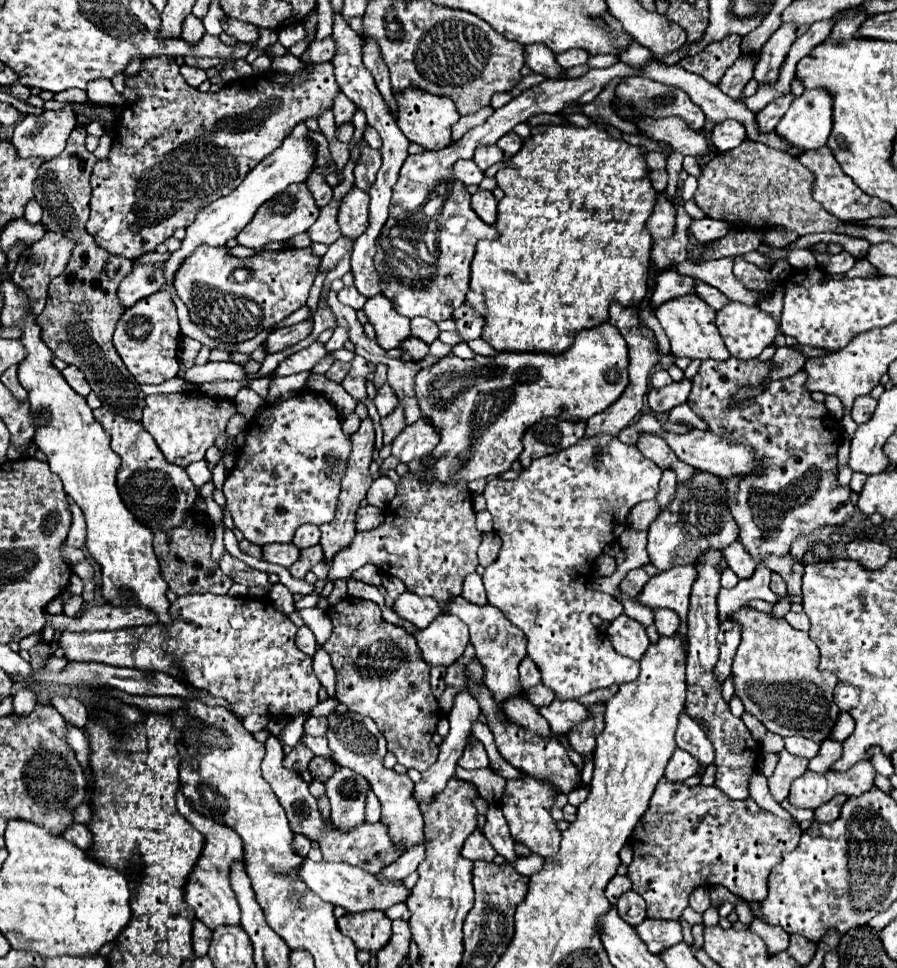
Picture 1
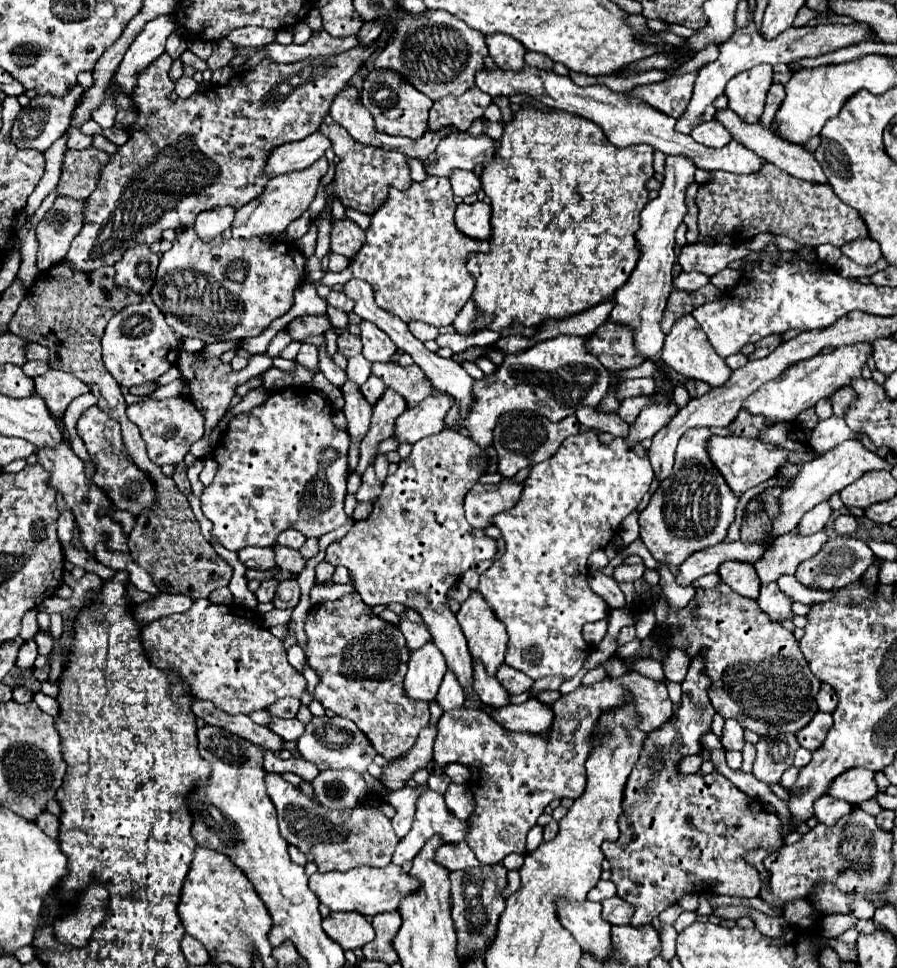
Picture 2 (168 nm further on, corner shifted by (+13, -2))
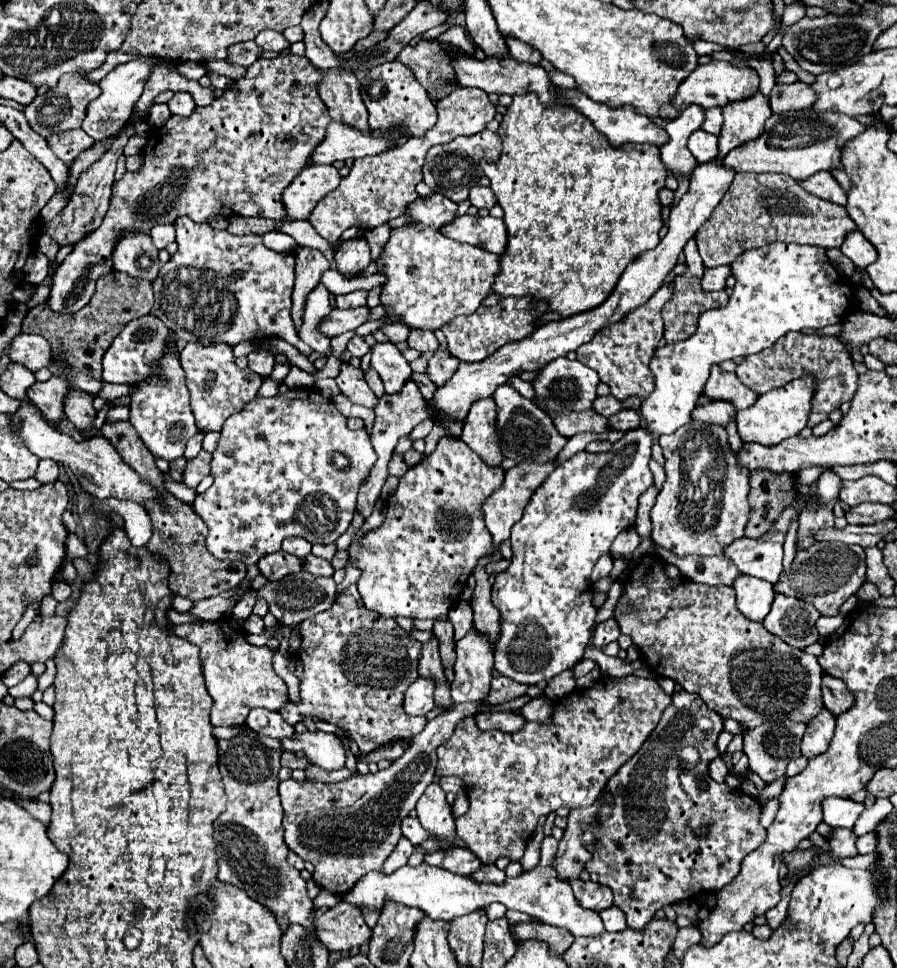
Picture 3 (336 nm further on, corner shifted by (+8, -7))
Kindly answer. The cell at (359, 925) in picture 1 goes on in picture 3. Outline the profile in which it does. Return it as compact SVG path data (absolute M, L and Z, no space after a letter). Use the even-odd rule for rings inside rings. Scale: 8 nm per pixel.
M342 901L318 915L316 931L328 951L350 951L352 947L360 947L372 939L372 929L364 923L362 913Z

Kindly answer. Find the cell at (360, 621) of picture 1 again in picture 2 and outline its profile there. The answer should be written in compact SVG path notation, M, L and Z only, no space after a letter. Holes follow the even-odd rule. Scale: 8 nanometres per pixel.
M347 594L311 608L305 620L305 636L307 646L303 652L307 666L319 676L315 698L323 708L353 720L387 762L407 752L419 730L429 722L429 704L413 702L403 694L409 648L401 630L369 614L357 594Z

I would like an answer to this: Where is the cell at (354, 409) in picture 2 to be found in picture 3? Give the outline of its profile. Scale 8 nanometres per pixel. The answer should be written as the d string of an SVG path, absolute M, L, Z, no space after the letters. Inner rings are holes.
M342 363L340 375L336 377L336 383L338 383L342 395L346 395L352 403L358 403L358 405L368 407L368 409L376 407L378 399L376 399L376 395L372 395L370 387L366 385L364 373L360 369Z

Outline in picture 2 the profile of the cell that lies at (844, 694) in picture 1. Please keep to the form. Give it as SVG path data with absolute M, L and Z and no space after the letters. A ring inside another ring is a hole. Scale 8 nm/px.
M821 684L817 694L817 704L821 712L833 712L837 708L837 694L829 684Z

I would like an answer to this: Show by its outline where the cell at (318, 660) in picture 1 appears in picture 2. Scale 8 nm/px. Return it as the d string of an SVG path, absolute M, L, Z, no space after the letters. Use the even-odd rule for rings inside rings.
M323 716L323 718L313 718L307 726L303 736L297 740L297 750L299 754L317 764L319 770L333 770L333 768L353 768L359 774L367 772L367 764L373 762L375 758L375 748L371 746L371 742L367 738L363 738L363 732L359 732L359 728L355 726L355 722L335 716Z

